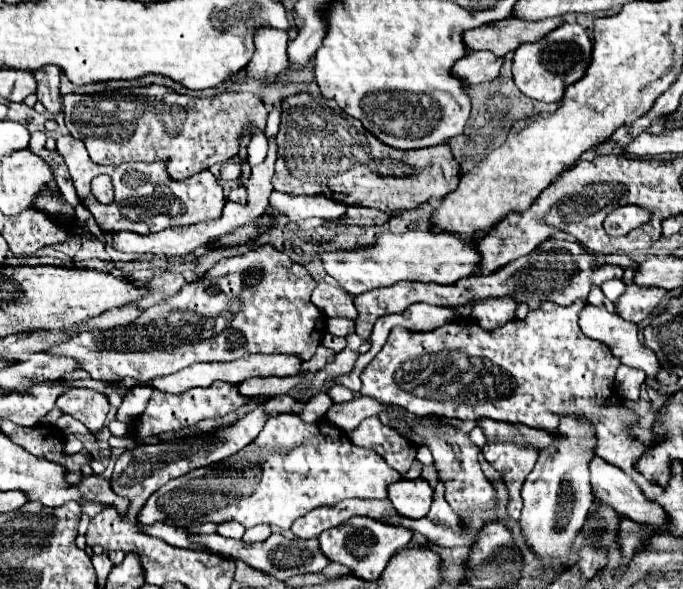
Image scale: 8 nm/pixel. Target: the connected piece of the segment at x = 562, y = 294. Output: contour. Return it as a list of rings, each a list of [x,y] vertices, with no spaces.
[[[546,240],[542,246],[532,250],[532,254],[512,260],[506,266],[490,272],[490,274],[472,274],[452,286],[440,286],[432,282],[398,282],[396,286],[384,288],[384,290],[370,290],[364,294],[354,296],[354,306],[358,310],[356,320],[356,334],[362,340],[370,338],[372,326],[380,316],[394,314],[406,310],[410,304],[426,302],[434,306],[466,306],[474,302],[482,302],[488,298],[500,298],[500,296],[512,296],[516,304],[528,304],[530,310],[538,310],[540,302],[554,302],[560,306],[570,306],[576,300],[588,298],[588,292],[594,286],[600,286],[606,280],[622,278],[624,268],[614,264],[602,264],[598,266],[598,256],[588,254],[584,246],[578,242],[568,240]]]

